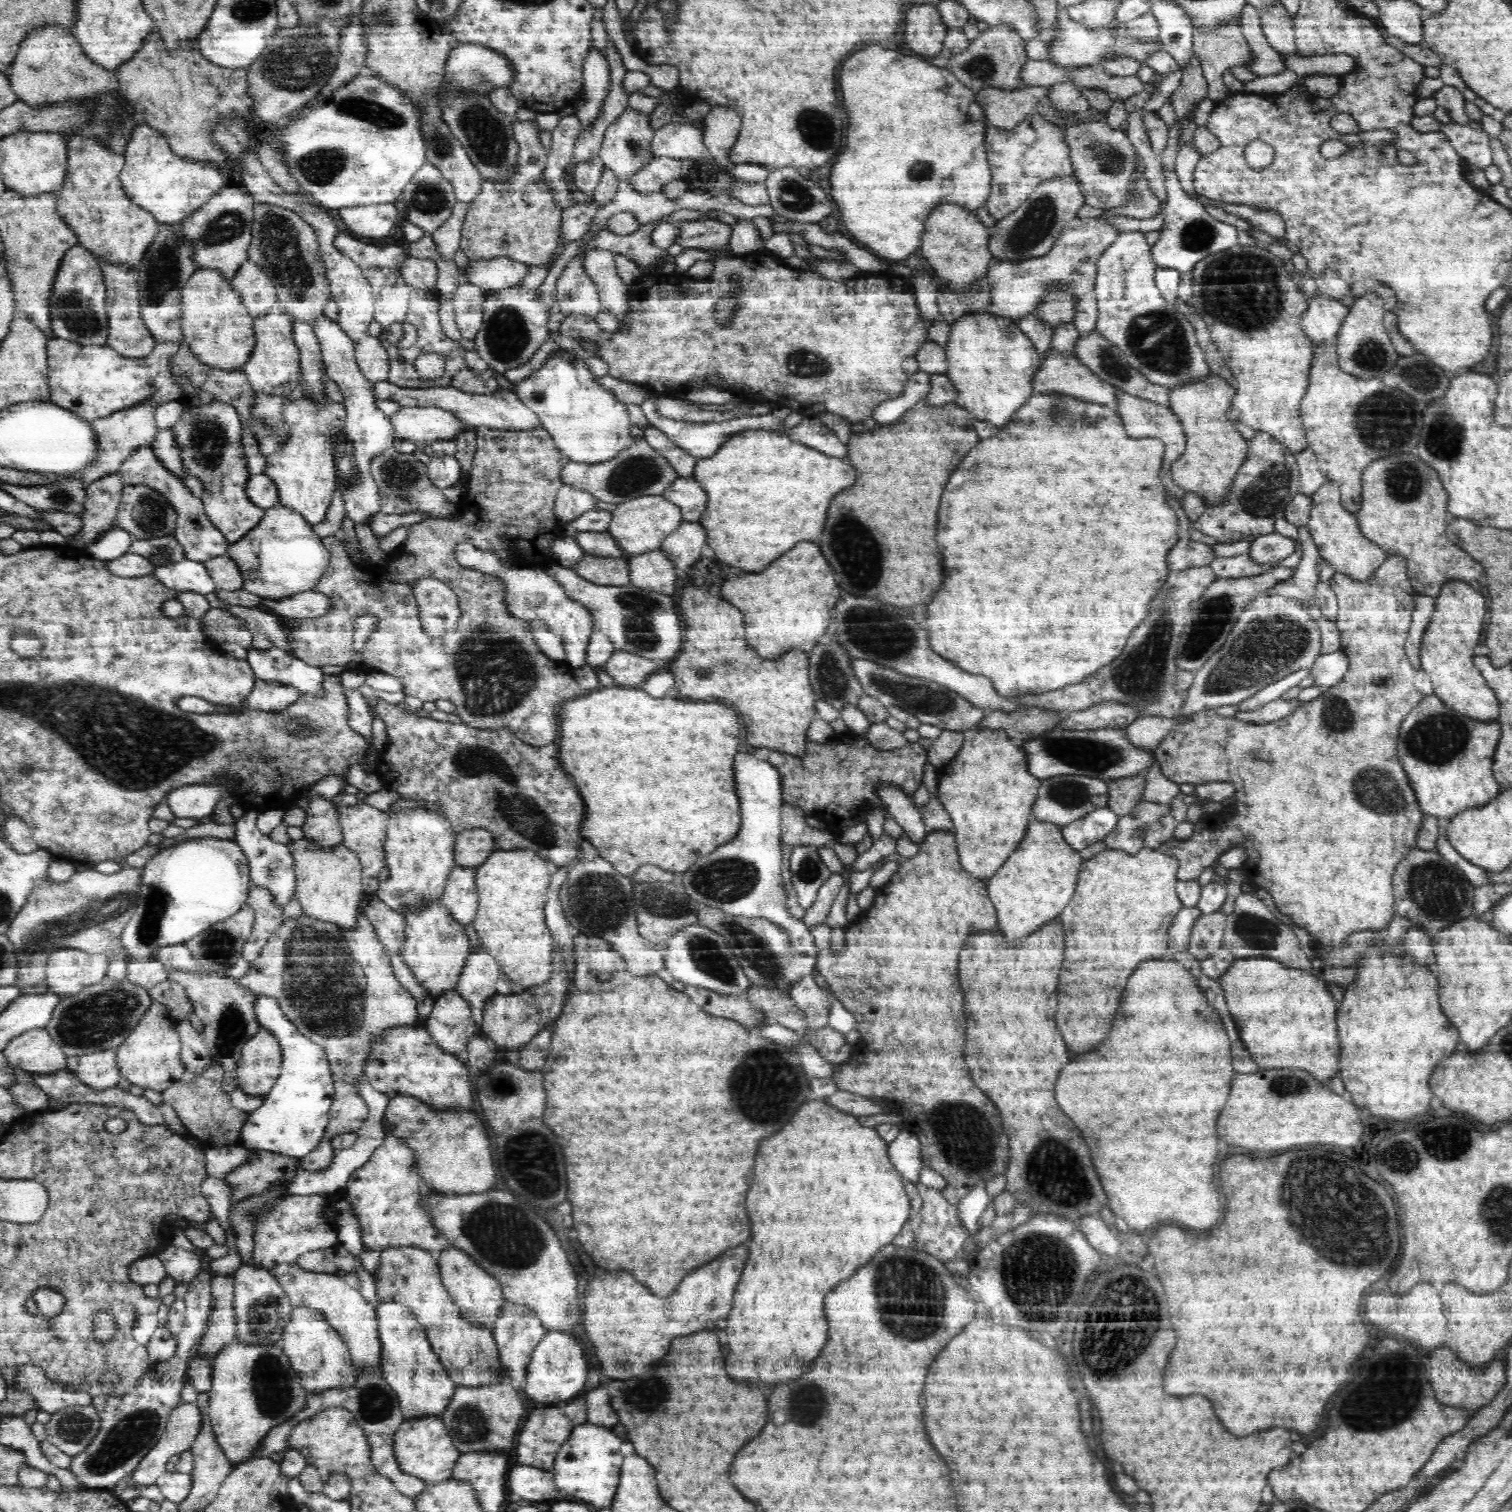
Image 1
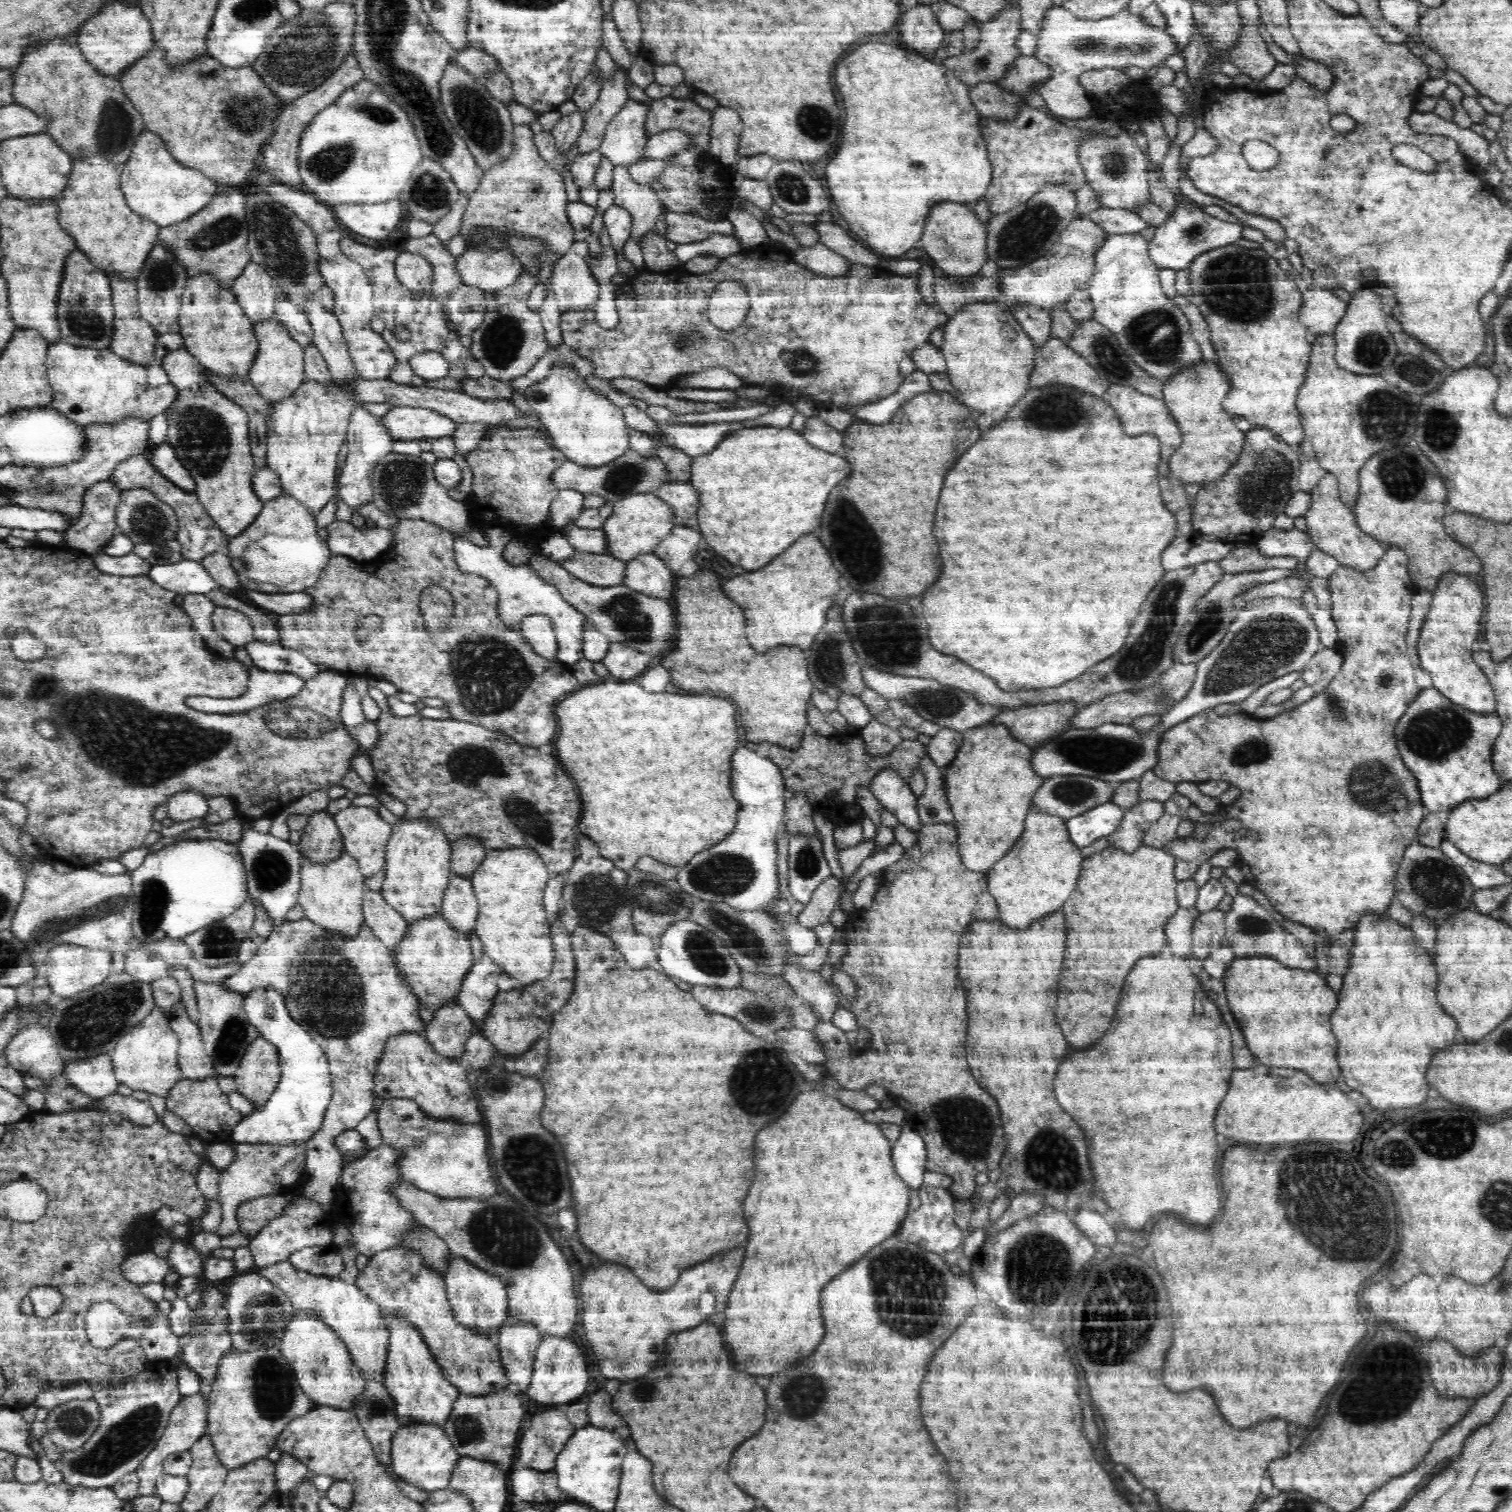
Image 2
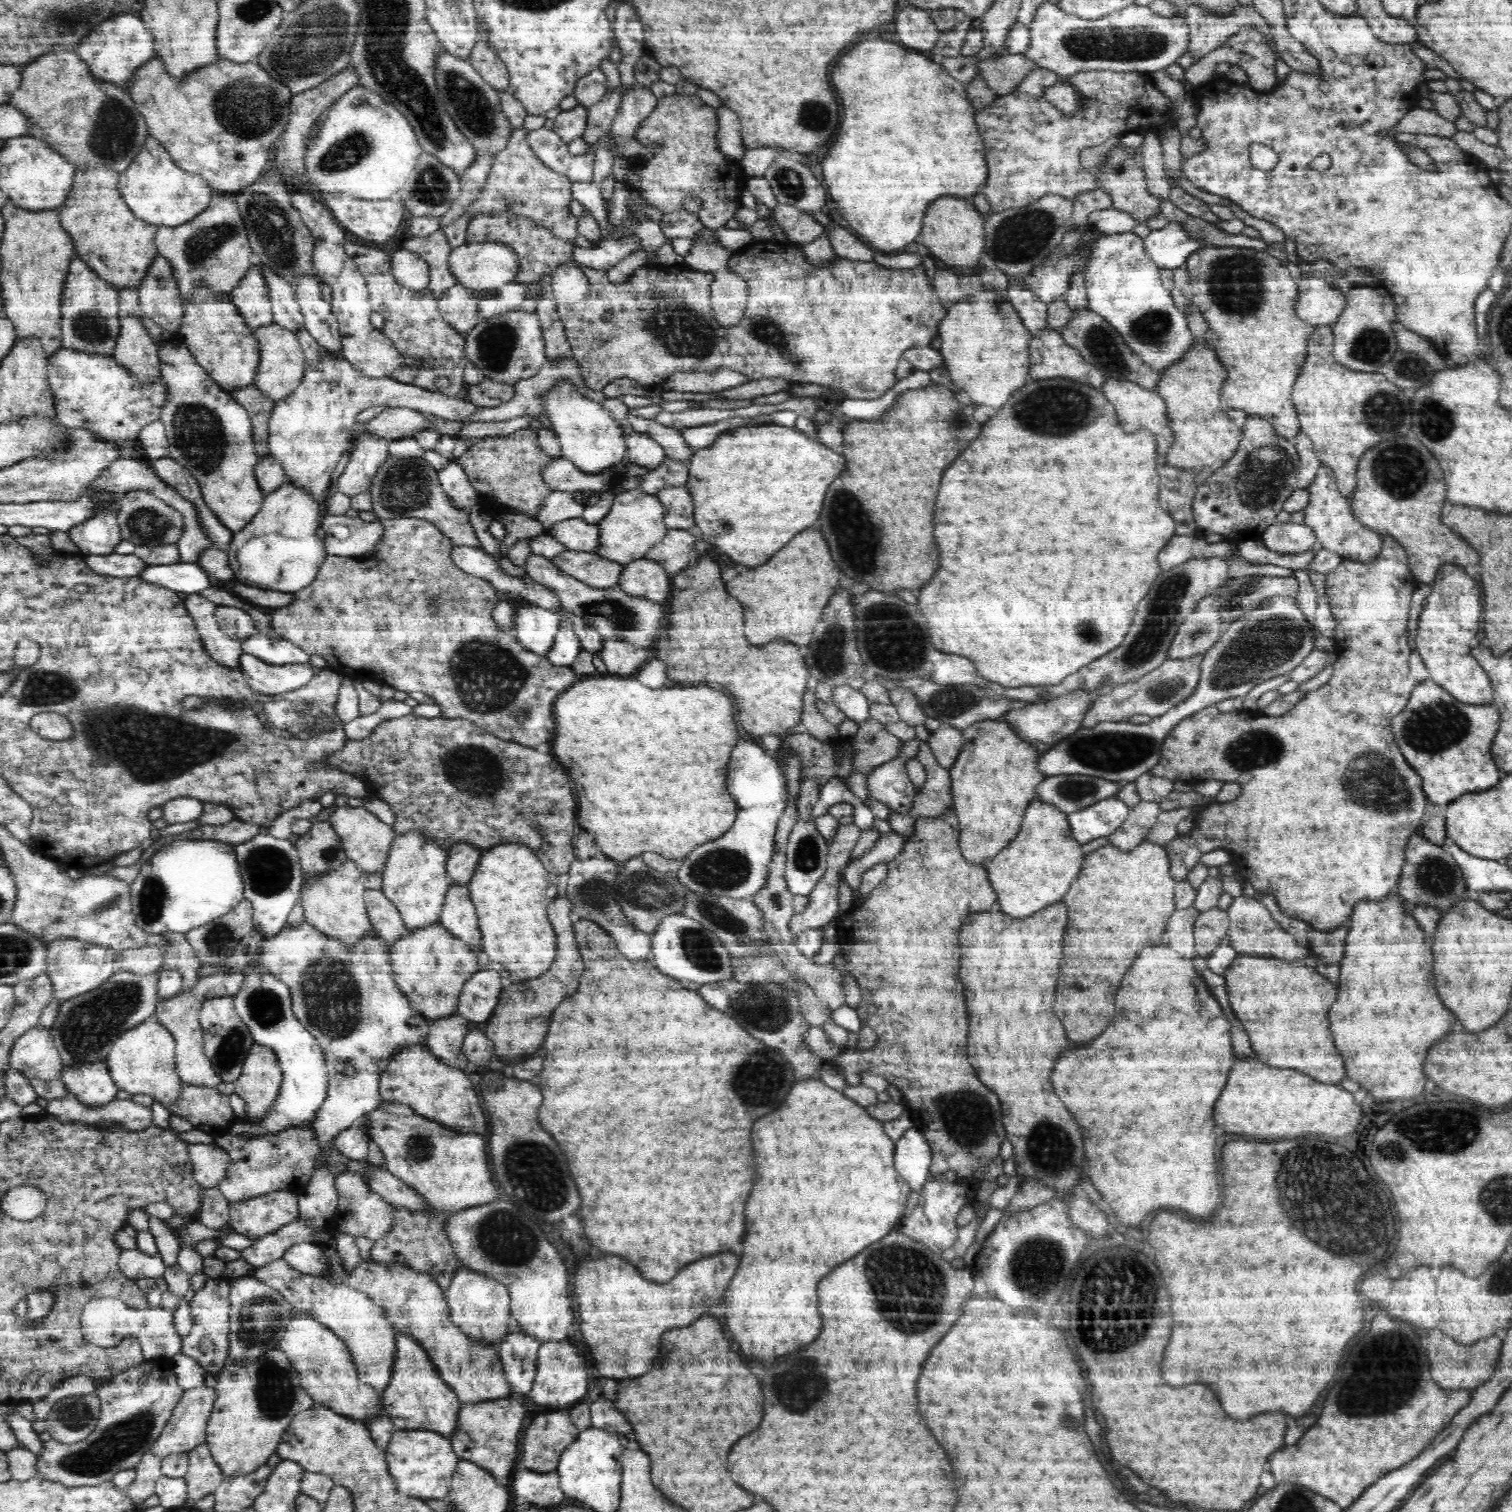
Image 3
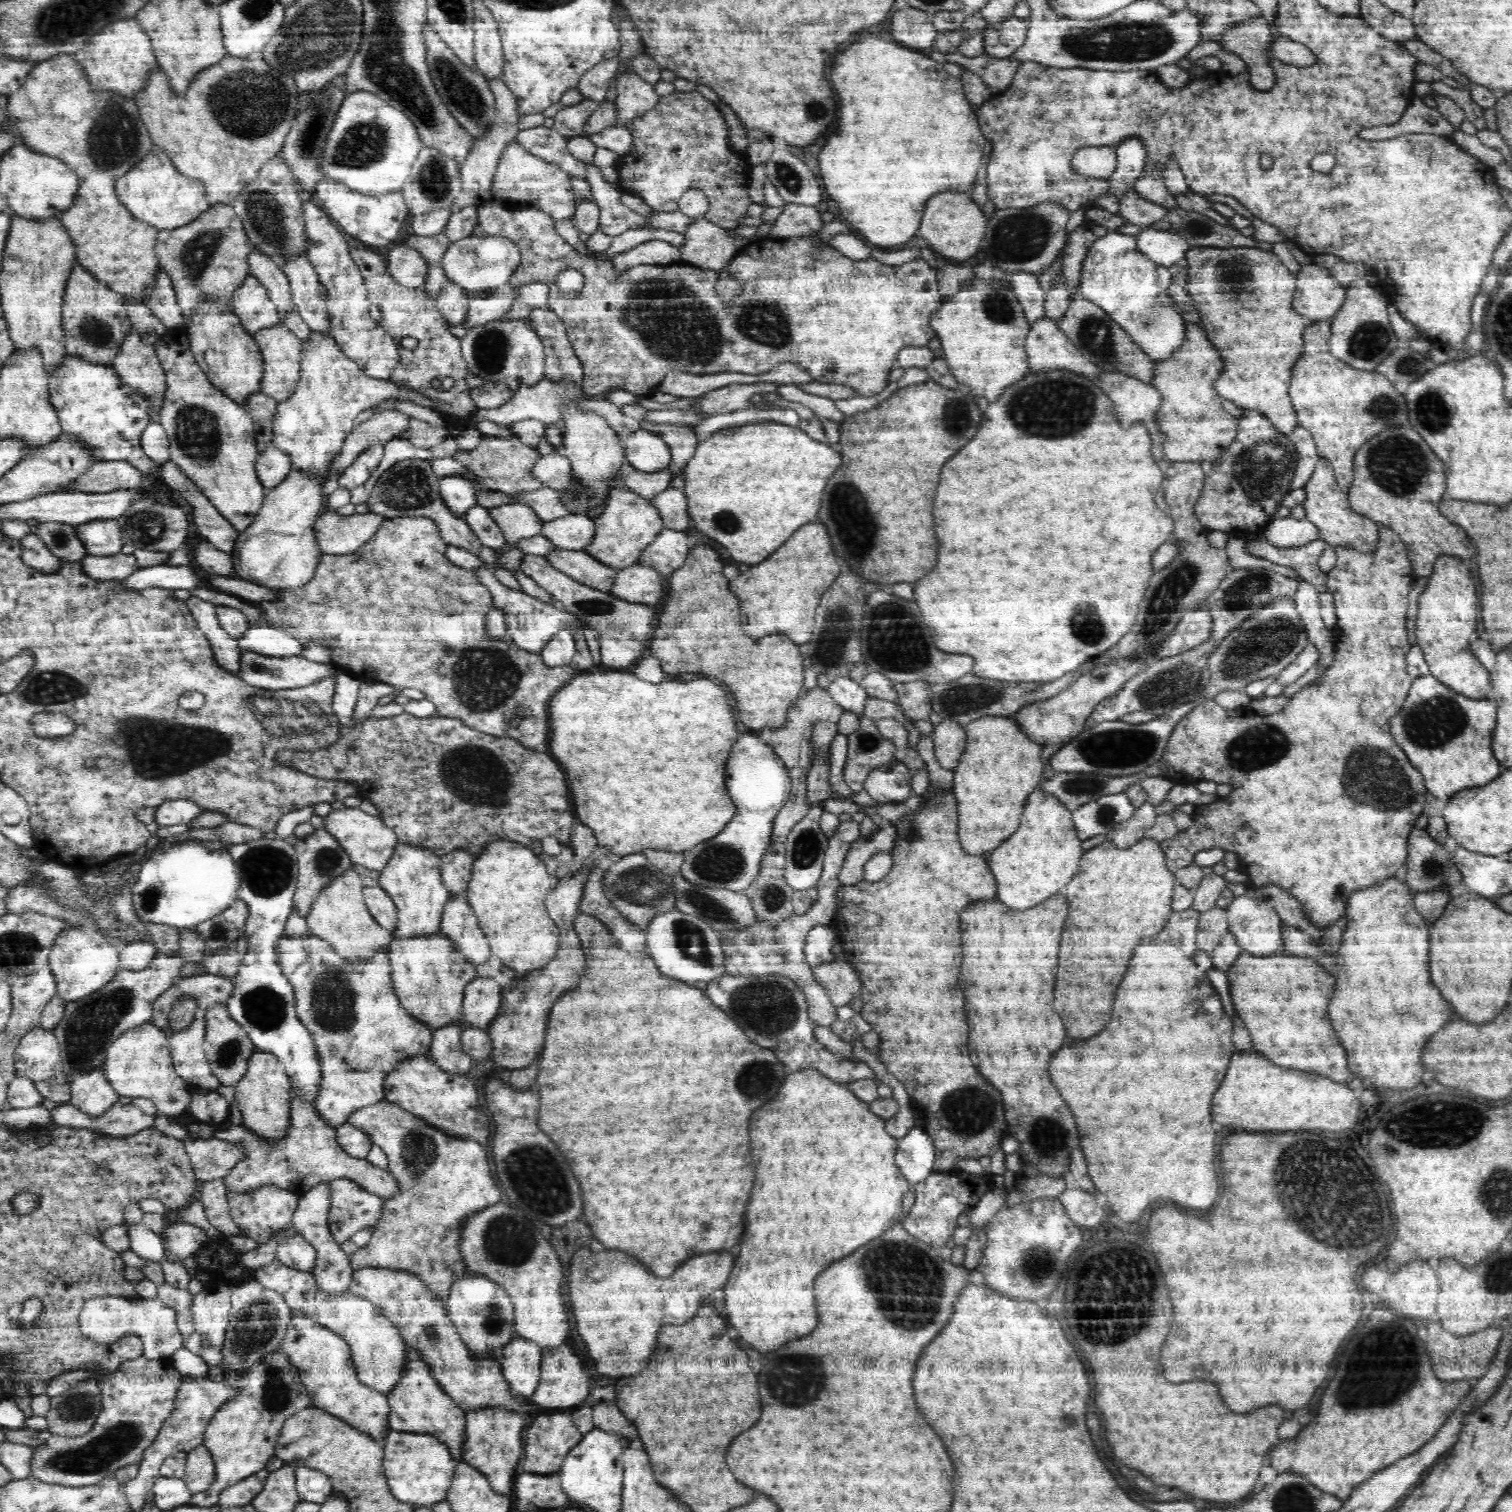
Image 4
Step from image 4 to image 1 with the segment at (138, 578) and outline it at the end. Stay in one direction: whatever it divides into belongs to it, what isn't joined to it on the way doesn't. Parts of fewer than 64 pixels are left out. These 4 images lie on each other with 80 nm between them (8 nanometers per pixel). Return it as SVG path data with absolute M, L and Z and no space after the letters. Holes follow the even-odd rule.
M189 559L157 567L153 576L176 592L196 592L205 596L218 591L205 565Z

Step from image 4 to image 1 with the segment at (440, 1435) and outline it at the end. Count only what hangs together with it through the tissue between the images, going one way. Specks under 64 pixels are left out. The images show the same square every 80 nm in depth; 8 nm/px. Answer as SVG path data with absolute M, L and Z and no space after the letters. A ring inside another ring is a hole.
M396 1302L378 1303L378 1333L381 1337L380 1368L394 1394L398 1395L399 1407L405 1419L426 1418L440 1415L453 1398L457 1385L446 1373L438 1355L434 1354L426 1332L408 1307Z

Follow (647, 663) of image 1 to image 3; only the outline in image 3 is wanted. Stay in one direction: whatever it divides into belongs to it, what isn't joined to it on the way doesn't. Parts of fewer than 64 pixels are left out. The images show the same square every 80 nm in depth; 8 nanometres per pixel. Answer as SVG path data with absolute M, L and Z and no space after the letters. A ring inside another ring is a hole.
M604 639L600 652L609 674L620 676L636 674L642 664L646 664L652 658L654 652L644 648L634 648L629 642L620 639Z

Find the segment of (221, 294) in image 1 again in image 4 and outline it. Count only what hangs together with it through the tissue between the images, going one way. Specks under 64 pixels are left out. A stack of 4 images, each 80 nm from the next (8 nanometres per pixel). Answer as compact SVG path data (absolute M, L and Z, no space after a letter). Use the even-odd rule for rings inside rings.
M204 302L193 312L192 322L185 325L193 355L208 380L239 406L246 407L248 398L261 392L265 365L258 343L242 328L240 319L228 306Z

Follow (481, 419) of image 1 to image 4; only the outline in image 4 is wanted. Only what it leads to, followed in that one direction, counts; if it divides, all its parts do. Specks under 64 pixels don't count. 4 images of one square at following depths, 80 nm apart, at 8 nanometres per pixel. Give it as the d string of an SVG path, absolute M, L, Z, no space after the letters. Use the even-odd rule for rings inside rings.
M312 331L310 338L302 342L300 357L299 383L289 399L278 403L271 440L278 450L289 454L292 469L325 473L335 454L342 448L343 440L355 429L354 418L357 414L380 402L414 402L422 408L433 409L425 396L401 390L390 380L370 378L354 360L347 358L330 333Z

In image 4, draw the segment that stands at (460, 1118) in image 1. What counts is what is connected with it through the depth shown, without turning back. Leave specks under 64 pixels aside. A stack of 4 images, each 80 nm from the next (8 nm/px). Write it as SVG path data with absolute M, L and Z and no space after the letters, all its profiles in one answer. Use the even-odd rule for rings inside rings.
M386 1100L350 1112L348 1120L356 1128L367 1132L374 1146L385 1153L388 1169L401 1191L395 1198L383 1200L382 1212L379 1213L378 1224L374 1226L370 1240L366 1245L360 1245L353 1255L347 1256L351 1270L374 1267L406 1271L418 1278L437 1302L445 1302L449 1298L450 1287L458 1278L469 1274L459 1251L462 1222L473 1212L480 1212L487 1206L505 1200L504 1192L494 1177L493 1166L490 1166L489 1150L482 1147L482 1143L450 1138L450 1135L427 1125L398 1104Z

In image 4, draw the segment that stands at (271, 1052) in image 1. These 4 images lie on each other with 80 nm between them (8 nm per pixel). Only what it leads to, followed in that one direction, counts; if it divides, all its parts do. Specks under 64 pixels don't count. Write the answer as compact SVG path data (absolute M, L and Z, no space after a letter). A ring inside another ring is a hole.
M256 1049L250 1059L246 1075L235 1086L235 1100L238 1102L239 1112L242 1114L242 1126L251 1134L265 1140L267 1144L276 1146L282 1142L293 1124L290 1122L292 1110L292 1091L290 1079L278 1058L271 1053Z

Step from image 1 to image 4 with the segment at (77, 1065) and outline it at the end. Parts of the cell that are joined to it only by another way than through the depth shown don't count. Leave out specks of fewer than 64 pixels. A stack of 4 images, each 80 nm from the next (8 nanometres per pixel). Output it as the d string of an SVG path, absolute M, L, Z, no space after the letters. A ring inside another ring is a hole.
M103 1068L89 1072L88 1075L79 1075L74 1079L68 1079L71 1099L69 1103L76 1111L94 1119L100 1119L113 1110L119 1103L114 1088L104 1079Z

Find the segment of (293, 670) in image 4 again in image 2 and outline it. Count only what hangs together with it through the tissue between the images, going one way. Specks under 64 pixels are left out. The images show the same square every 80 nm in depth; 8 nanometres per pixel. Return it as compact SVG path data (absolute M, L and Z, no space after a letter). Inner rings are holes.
M244 647L236 648L233 652L233 658L238 662L242 662L243 666L246 666L247 674L250 676L250 687L245 694L236 699L214 699L206 696L190 697L190 700L186 700L188 708L197 709L198 712L204 713L242 713L263 707L269 703L293 698L305 686L304 677L298 675L298 673L257 668Z

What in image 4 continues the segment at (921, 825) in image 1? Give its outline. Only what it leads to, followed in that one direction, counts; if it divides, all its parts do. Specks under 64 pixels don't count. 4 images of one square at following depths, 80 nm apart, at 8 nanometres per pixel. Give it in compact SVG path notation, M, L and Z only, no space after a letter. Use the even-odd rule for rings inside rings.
M896 760L875 768L864 780L864 790L878 802L902 804L911 794L912 769Z

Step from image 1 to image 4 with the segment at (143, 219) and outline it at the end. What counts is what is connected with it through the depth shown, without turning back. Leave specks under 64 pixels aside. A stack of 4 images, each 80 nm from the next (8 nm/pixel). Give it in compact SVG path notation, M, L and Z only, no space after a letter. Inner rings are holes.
M105 169L92 170L88 178L81 180L74 201L66 212L62 212L58 222L62 224L74 243L79 266L82 266L83 270L88 271L100 283L110 287L110 290L122 295L126 302L146 304L150 288L156 288L156 276L160 268L155 251L159 230L135 219L123 206L116 196L115 179L109 176Z

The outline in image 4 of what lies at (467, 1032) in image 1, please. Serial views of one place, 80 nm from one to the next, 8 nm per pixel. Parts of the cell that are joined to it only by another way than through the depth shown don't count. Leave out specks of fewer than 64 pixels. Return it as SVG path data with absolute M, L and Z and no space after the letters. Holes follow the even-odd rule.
M458 1022L432 1031L432 1044L427 1057L448 1075L466 1075L474 1063L463 1052L461 1045L462 1030L466 1026L464 1022Z

